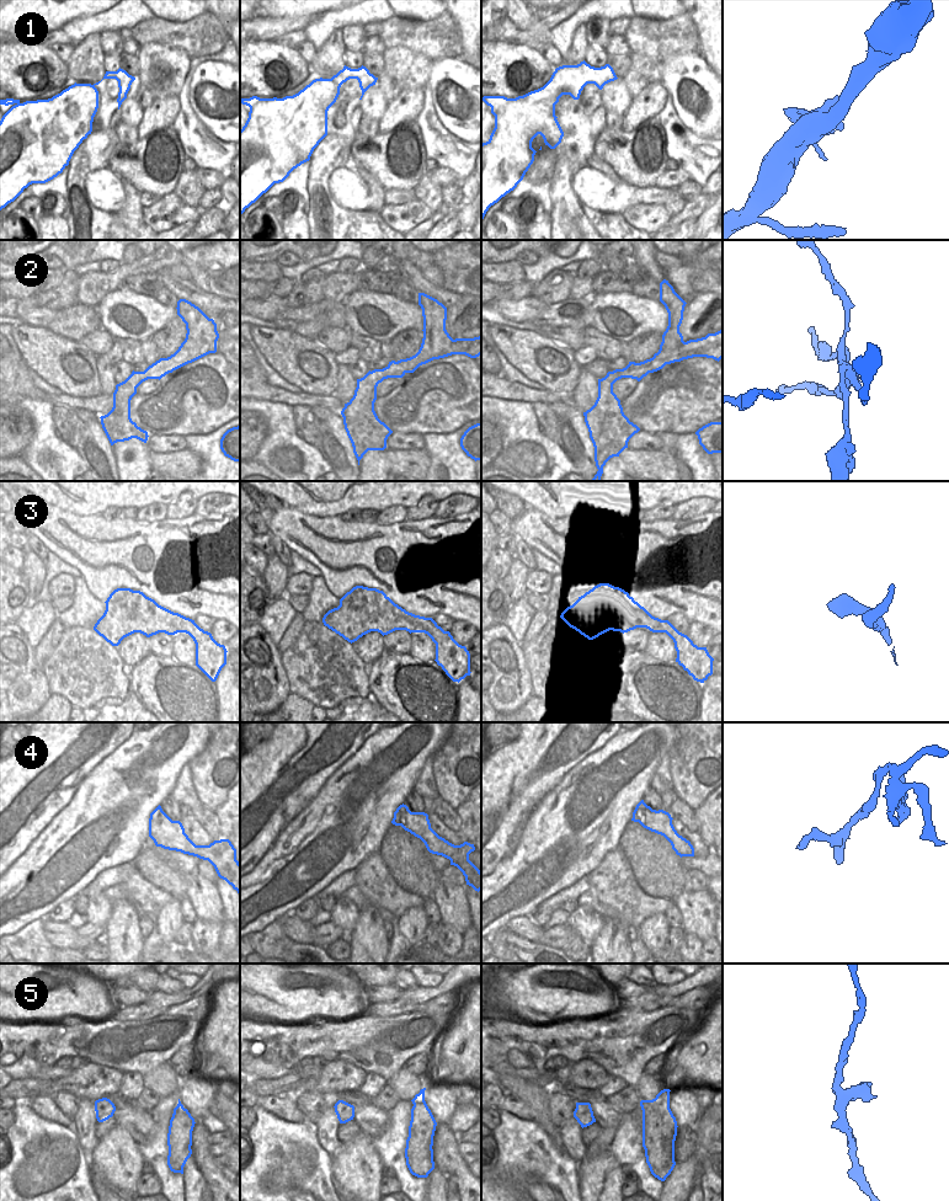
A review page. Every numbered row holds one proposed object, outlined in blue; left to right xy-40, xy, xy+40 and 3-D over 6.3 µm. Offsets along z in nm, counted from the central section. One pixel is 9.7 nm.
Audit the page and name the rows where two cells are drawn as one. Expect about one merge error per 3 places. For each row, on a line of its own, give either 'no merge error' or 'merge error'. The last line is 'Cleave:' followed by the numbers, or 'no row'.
1: no merge error
2: merge error
3: no merge error
4: no merge error
5: no merge error
Cleave: 2

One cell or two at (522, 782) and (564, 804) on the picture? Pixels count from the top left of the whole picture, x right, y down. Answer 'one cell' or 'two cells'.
two cells

